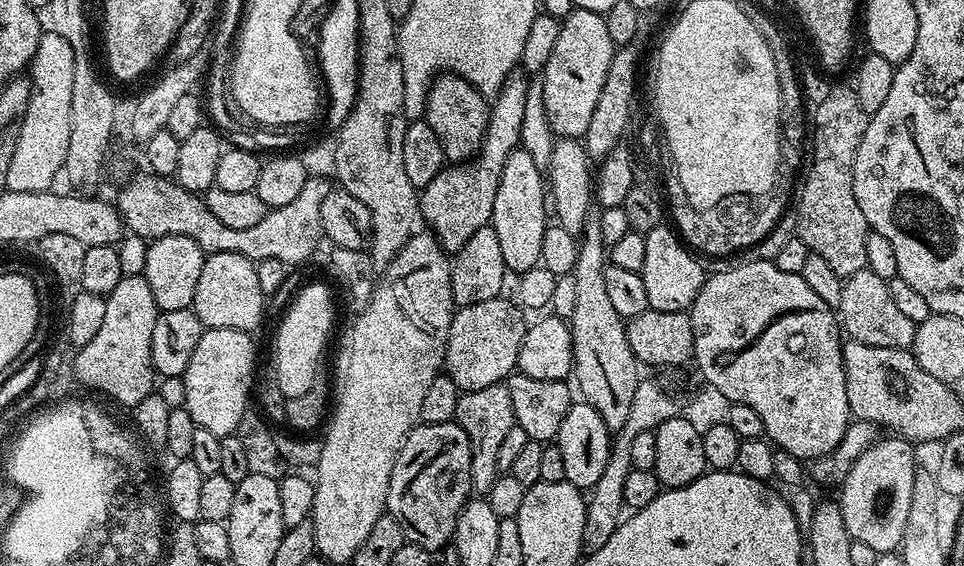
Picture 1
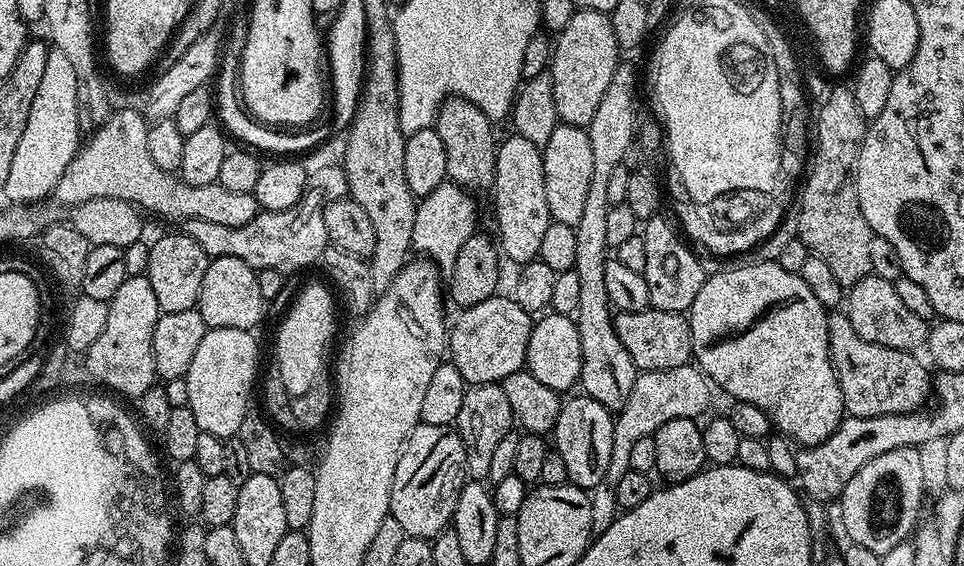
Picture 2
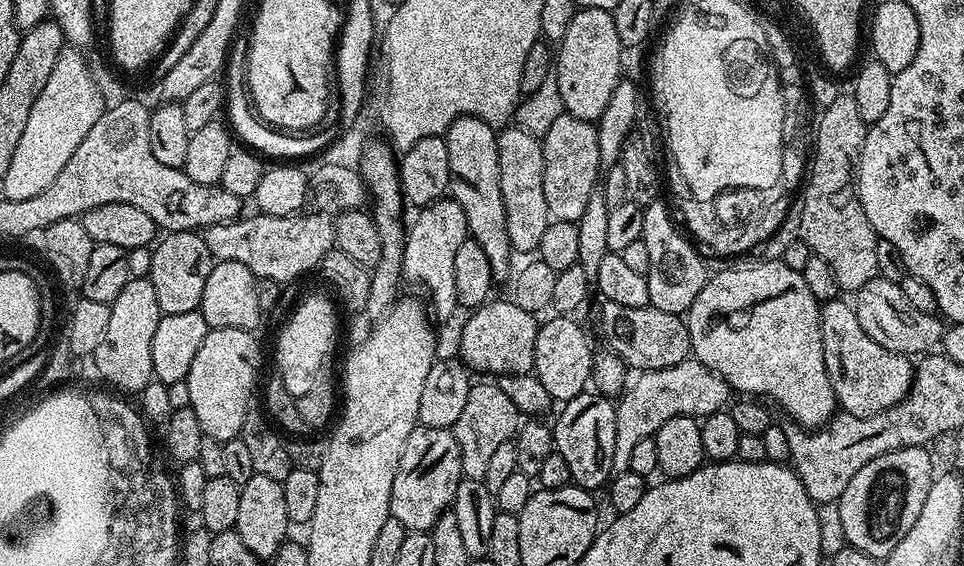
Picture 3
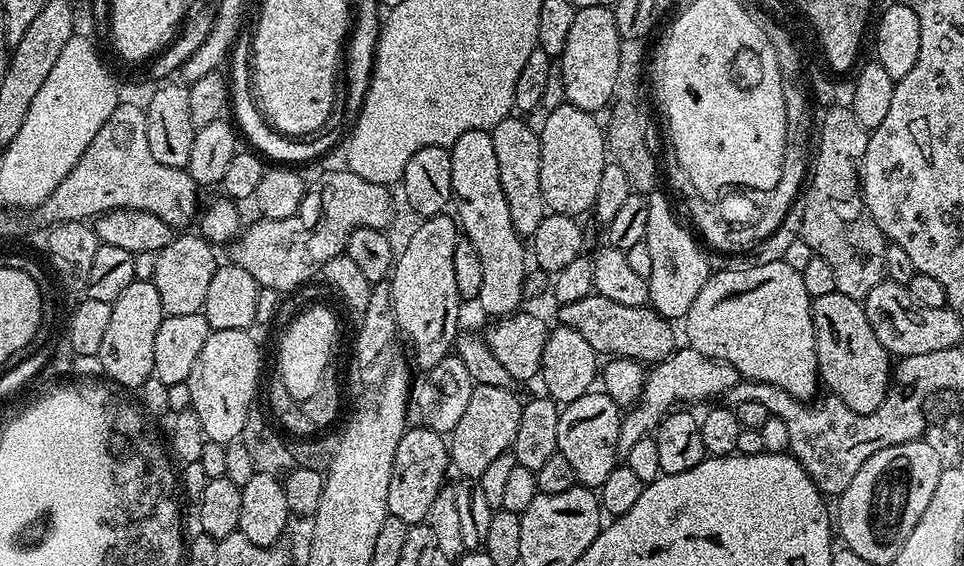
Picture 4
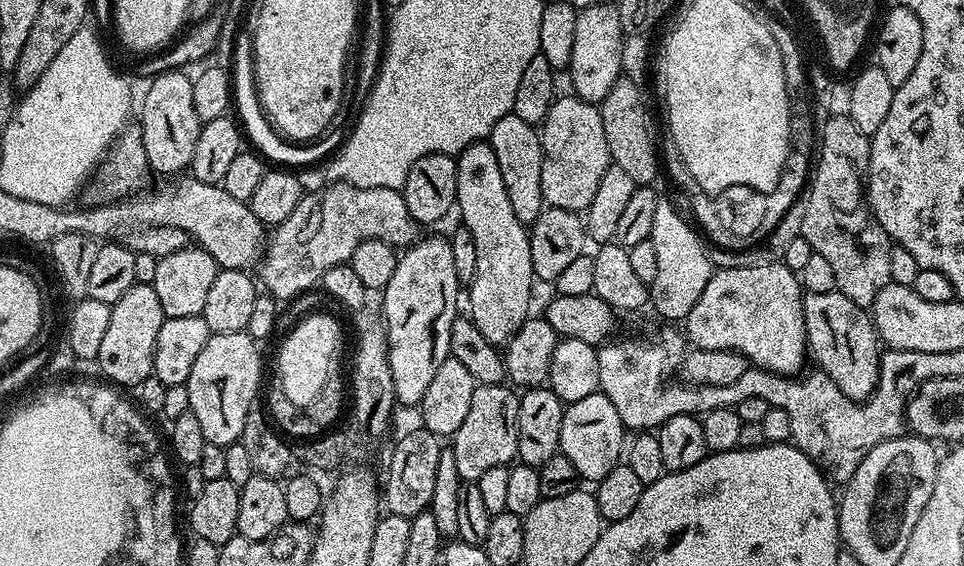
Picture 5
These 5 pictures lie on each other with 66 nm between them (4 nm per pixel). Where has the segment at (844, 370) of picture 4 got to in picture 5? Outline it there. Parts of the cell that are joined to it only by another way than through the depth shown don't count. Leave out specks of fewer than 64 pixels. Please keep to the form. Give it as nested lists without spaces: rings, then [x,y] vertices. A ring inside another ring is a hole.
[[[804,292],[804,325],[811,359],[816,359],[815,367],[825,372],[846,398],[857,402],[867,400],[880,380],[882,355],[869,309],[859,308],[841,292]]]

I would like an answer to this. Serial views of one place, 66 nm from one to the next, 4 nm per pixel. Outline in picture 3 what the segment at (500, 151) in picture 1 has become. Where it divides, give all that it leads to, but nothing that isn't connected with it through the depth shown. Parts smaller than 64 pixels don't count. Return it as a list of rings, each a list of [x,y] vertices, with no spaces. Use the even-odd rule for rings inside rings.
[[[445,198],[419,209],[415,215],[416,221],[407,225],[404,237],[403,279],[417,284],[428,295],[427,303],[435,315],[437,312],[440,316],[448,316],[458,308],[454,290],[454,257],[458,246],[469,239],[466,214],[456,200]]]

